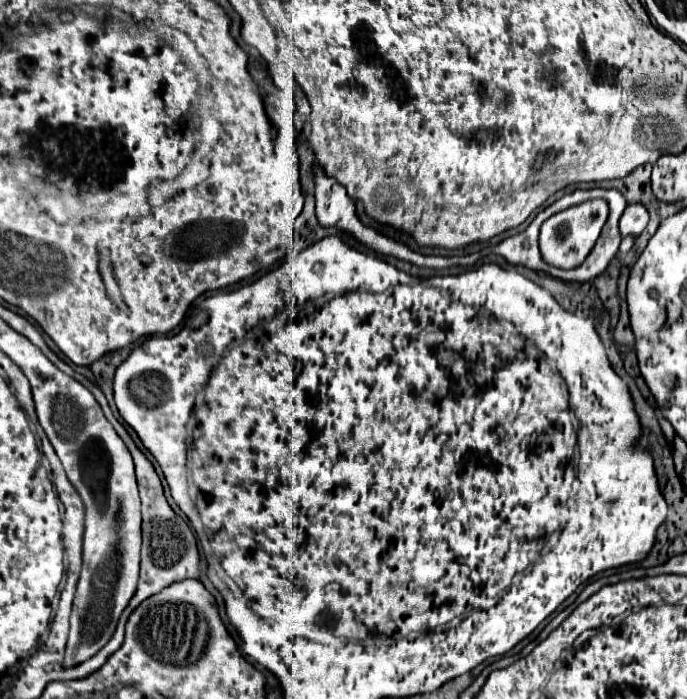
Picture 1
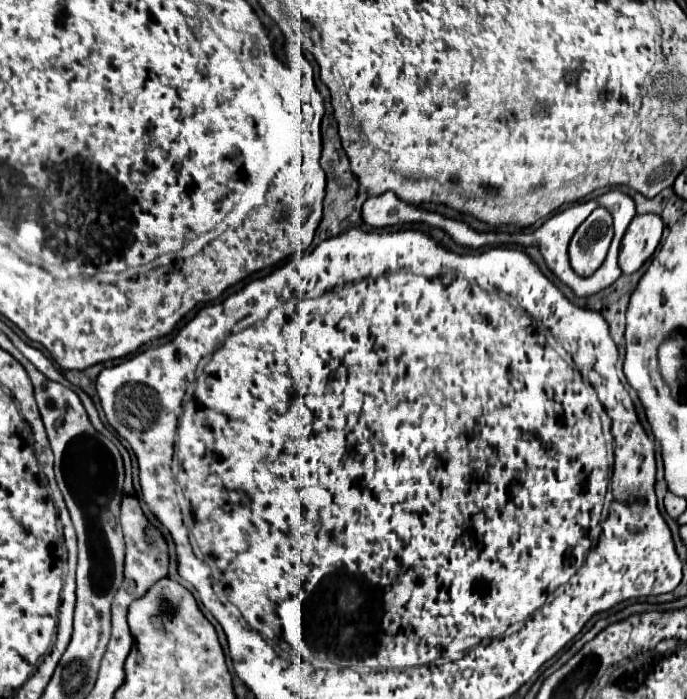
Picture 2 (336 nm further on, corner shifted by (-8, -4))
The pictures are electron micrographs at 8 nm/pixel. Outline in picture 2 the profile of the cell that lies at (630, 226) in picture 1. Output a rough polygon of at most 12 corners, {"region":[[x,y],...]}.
{"region":[[636,215],[620,245],[622,273],[652,257],[662,237],[658,215]]}

